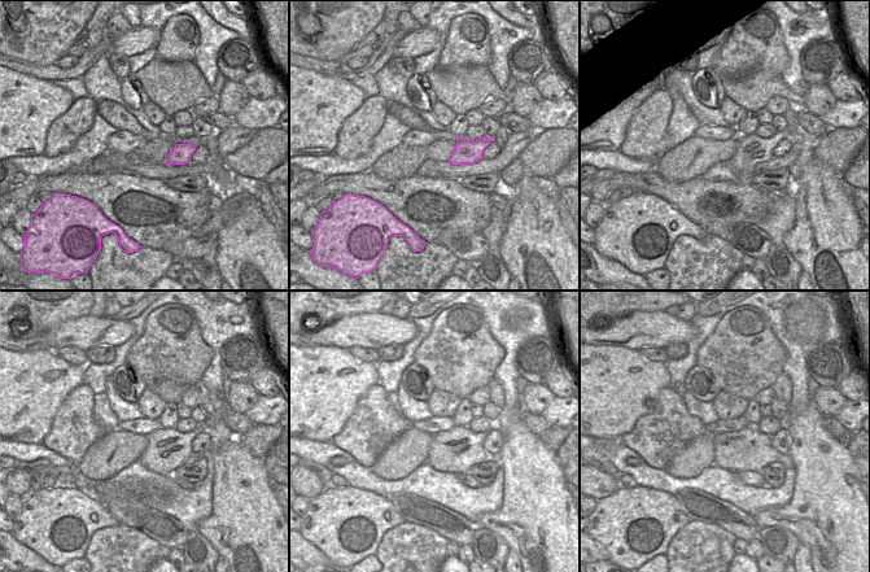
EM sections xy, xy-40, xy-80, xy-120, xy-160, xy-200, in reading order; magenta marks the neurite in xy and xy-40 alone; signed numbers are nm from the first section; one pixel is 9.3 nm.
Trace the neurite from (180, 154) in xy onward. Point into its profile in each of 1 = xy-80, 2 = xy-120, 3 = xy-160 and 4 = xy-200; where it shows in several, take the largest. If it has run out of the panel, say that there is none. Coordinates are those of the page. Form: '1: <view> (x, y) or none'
1: xy-80 (751, 151)
2: xy-120 (167, 449)
3: xy-160 (455, 450)
4: xy-200 (748, 449)

